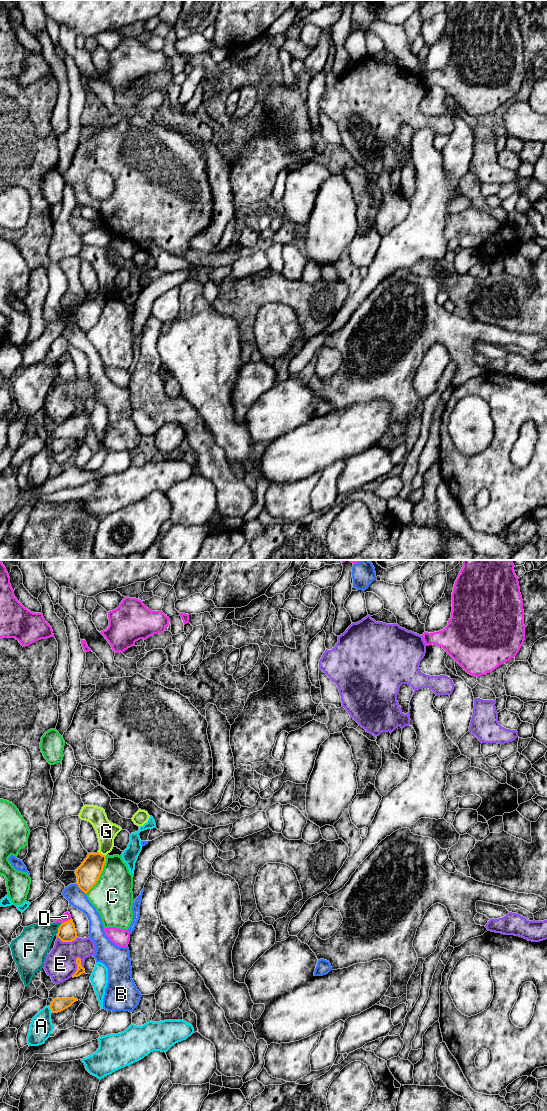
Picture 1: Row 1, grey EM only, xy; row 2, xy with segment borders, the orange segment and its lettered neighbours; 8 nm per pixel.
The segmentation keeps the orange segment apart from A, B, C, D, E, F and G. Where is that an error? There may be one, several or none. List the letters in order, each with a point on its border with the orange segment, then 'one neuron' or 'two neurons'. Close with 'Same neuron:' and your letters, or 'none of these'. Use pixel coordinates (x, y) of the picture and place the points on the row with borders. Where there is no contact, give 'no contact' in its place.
A: meets orange in xy at (51, 1010); two neurons
B: meets orange in xy at (80, 888); two neurons
C: meets orange in xy at (100, 874); two neurons
D: meets orange in xy at (66, 921); two neurons
E: meets orange in xy at (77, 966); two neurons
F: meets orange in xy at (58, 929); two neurons
G: meets orange in xy at (101, 854); two neurons
Same neuron: none of these

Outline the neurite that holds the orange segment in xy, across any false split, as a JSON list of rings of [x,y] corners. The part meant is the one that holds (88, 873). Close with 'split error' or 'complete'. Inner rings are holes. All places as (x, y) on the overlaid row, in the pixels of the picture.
[[[88,853],[82,864],[76,869],[76,884],[86,894],[99,880],[106,862],[101,853]]]; complete

